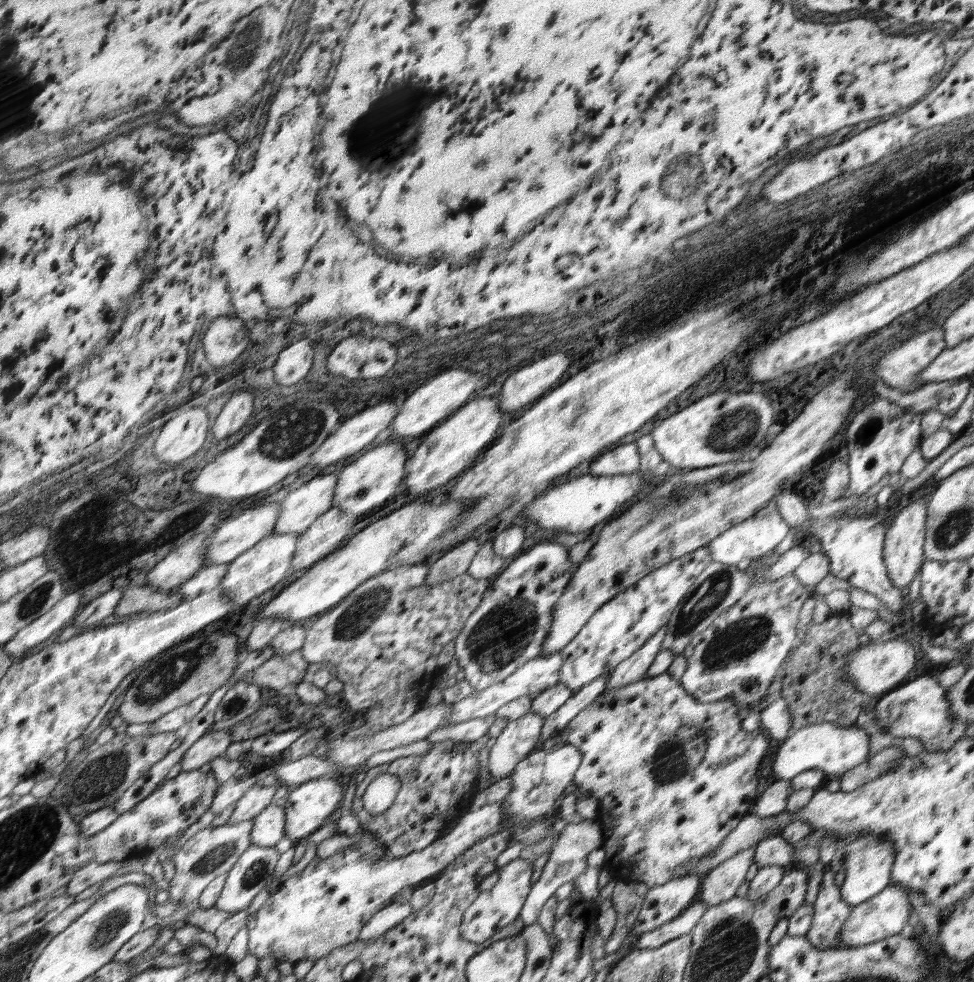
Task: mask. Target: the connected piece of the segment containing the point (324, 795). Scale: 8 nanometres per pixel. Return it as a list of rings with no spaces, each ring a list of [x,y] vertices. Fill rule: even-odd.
[[[322,777],[291,790],[285,804],[285,836],[295,841],[316,832],[340,806],[344,792],[336,777]]]

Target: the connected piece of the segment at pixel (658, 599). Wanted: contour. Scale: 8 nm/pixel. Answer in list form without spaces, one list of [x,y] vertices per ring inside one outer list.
[[[706,547],[697,549],[695,553],[675,558],[667,565],[653,570],[638,584],[624,589],[624,594],[620,594],[620,598],[608,601],[608,606],[604,606],[604,610],[597,610],[596,618],[592,618],[588,626],[584,625],[584,630],[580,629],[572,640],[572,646],[566,646],[559,651],[563,657],[560,682],[573,691],[580,690],[589,682],[611,672],[616,665],[622,664],[637,650],[642,649],[650,637],[664,628],[694,579],[712,564],[712,561],[711,552],[706,550]]]

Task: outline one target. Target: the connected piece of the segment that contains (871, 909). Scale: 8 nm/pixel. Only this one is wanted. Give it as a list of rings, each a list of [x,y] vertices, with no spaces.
[[[893,884],[884,889],[882,893],[876,894],[870,901],[856,905],[852,909],[851,916],[844,921],[840,933],[841,944],[837,948],[856,948],[870,945],[898,934],[906,926],[908,916],[910,916],[910,902],[908,902],[908,896],[906,896],[904,889],[905,887],[902,885]]]

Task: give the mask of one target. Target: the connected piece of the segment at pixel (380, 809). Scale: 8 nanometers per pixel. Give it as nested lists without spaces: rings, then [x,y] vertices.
[[[384,774],[370,782],[363,795],[364,808],[371,814],[384,813],[400,792],[400,779],[395,775]]]

